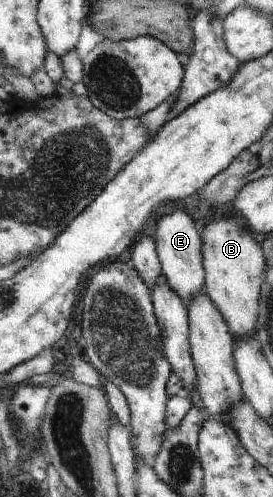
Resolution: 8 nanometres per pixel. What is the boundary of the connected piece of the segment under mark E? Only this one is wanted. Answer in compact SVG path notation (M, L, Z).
M175 207L171 213L163 213L156 220L156 233L154 236L158 257L162 266L162 273L173 291L181 297L186 304L201 297L206 285L206 272L204 269L204 242L201 230L191 219L187 211Z

